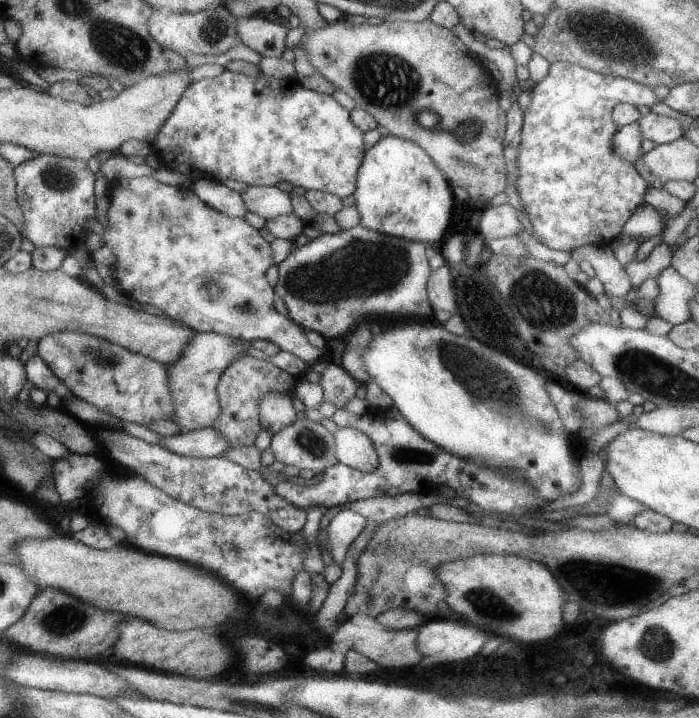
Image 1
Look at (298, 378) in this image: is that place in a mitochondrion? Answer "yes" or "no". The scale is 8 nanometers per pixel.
no

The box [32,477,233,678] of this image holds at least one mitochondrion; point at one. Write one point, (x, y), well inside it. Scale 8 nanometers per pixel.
(68, 619)

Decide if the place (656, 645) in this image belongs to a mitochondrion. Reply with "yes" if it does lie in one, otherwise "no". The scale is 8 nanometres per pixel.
yes

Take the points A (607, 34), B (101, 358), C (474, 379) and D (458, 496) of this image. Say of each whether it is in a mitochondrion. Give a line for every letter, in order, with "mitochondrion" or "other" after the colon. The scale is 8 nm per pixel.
A: mitochondrion
B: mitochondrion
C: mitochondrion
D: other

